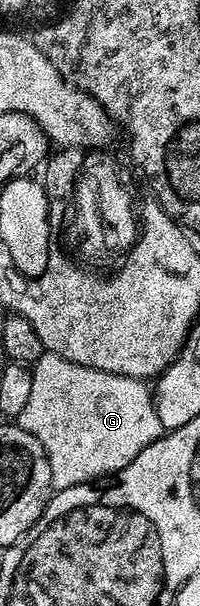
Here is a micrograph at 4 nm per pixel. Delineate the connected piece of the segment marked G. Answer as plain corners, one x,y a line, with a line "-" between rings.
46,351
43,357
46,359
46,443
43,447
52,467
55,490
109,478
128,467
144,447
163,436
155,394
145,380
84,367
56,353

